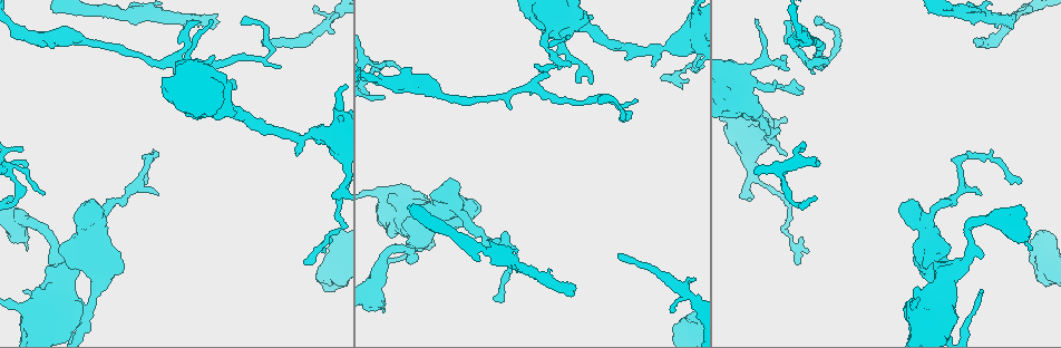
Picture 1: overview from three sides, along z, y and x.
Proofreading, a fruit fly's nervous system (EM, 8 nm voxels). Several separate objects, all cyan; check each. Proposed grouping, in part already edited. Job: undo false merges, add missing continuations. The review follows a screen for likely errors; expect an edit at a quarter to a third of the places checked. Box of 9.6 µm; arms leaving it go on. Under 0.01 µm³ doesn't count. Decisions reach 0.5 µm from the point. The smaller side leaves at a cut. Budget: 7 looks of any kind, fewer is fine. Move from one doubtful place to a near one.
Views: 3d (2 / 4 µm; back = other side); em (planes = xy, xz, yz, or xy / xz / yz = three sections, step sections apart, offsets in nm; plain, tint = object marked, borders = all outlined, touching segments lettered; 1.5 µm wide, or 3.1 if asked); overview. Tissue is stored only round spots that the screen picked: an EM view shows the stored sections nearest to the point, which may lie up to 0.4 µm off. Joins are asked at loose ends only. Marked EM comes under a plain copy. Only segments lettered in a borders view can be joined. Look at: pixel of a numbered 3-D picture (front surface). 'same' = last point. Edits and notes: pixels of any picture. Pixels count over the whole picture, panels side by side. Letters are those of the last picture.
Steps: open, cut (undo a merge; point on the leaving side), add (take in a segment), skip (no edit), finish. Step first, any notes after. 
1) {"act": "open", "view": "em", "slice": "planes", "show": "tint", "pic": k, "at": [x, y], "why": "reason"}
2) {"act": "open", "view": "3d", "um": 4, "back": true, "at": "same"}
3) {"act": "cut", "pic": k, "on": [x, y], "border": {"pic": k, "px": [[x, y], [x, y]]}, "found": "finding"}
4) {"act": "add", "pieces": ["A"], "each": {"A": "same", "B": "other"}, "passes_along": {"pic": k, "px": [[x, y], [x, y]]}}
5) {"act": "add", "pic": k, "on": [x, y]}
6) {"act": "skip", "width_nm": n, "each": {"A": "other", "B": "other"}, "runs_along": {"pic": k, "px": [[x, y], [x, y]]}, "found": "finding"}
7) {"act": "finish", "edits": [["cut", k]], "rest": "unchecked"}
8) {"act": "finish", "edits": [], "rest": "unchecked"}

{"act": "open", "view": "em", "slice": "xz", "step": 4, "show": "borders", "pic": 1, "at": [128, 15], "why": "a narrow waist"}

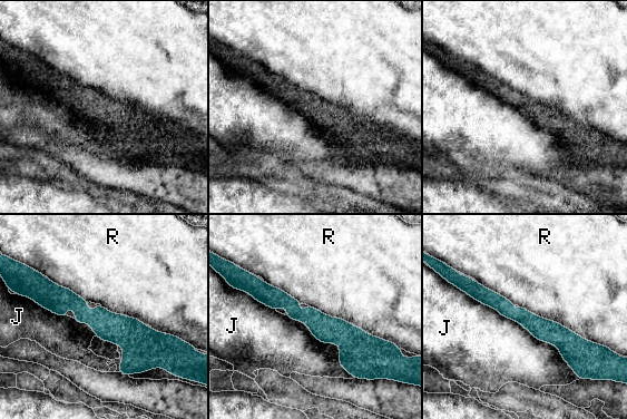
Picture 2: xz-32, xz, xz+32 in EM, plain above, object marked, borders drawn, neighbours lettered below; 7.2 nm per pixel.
{"act": "skip", "each": {"J": "other", "R": "other"}, "found": "one cell here"}

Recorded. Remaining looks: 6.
{"act": "open", "view": "em", "slice": "planes", "show": "borders", "pic": 1, "at": [555, 66], "why": "thin end"}

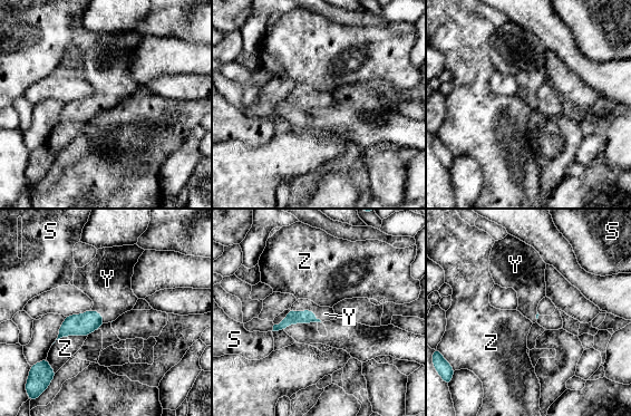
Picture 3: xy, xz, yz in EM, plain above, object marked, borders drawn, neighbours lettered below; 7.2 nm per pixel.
{"act": "add", "pieces": ["Y"], "each": {"S": "other", "Y": "same", "Z": "other"}, "passes_along": {"pic": 3, "px": [[307, 316], [306, 310], [324, 313]]}, "found": "it goes on there"}

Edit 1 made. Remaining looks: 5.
{"act": "finish", "edits": [["add", 3]], "rest": "unchecked"}

